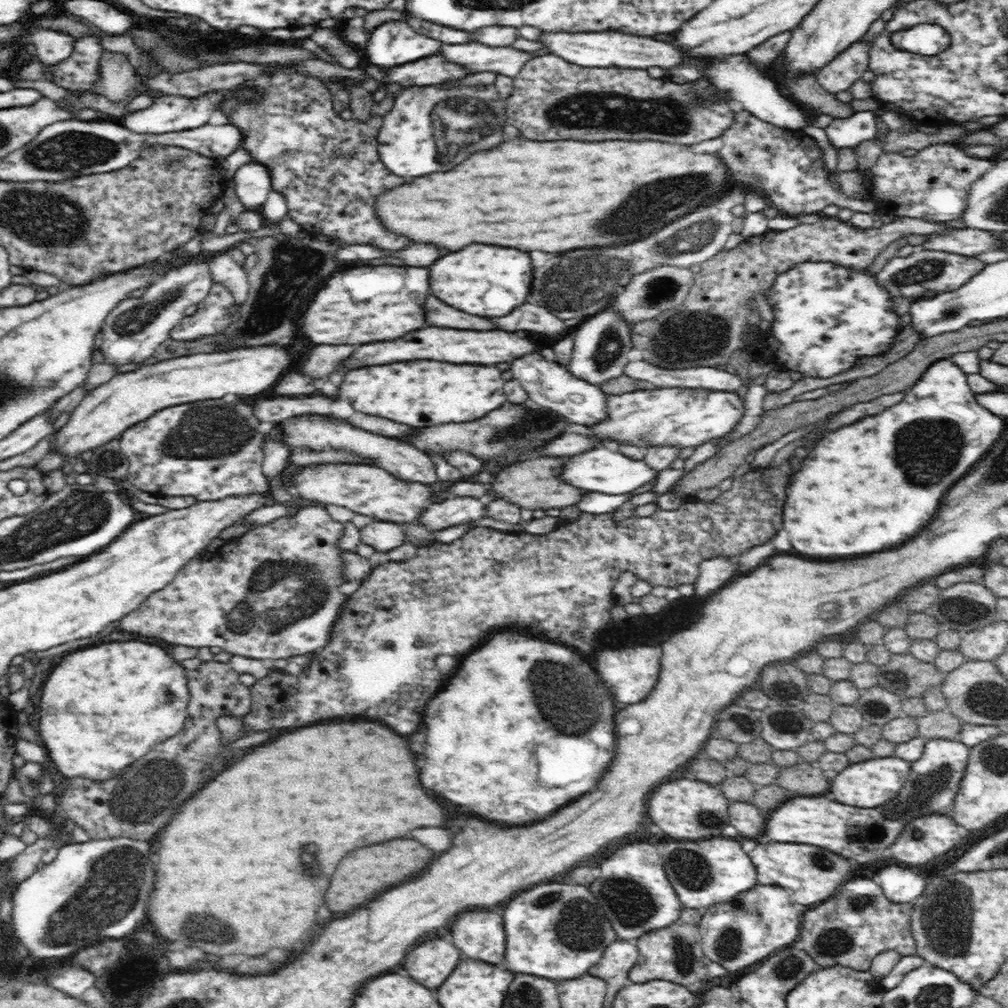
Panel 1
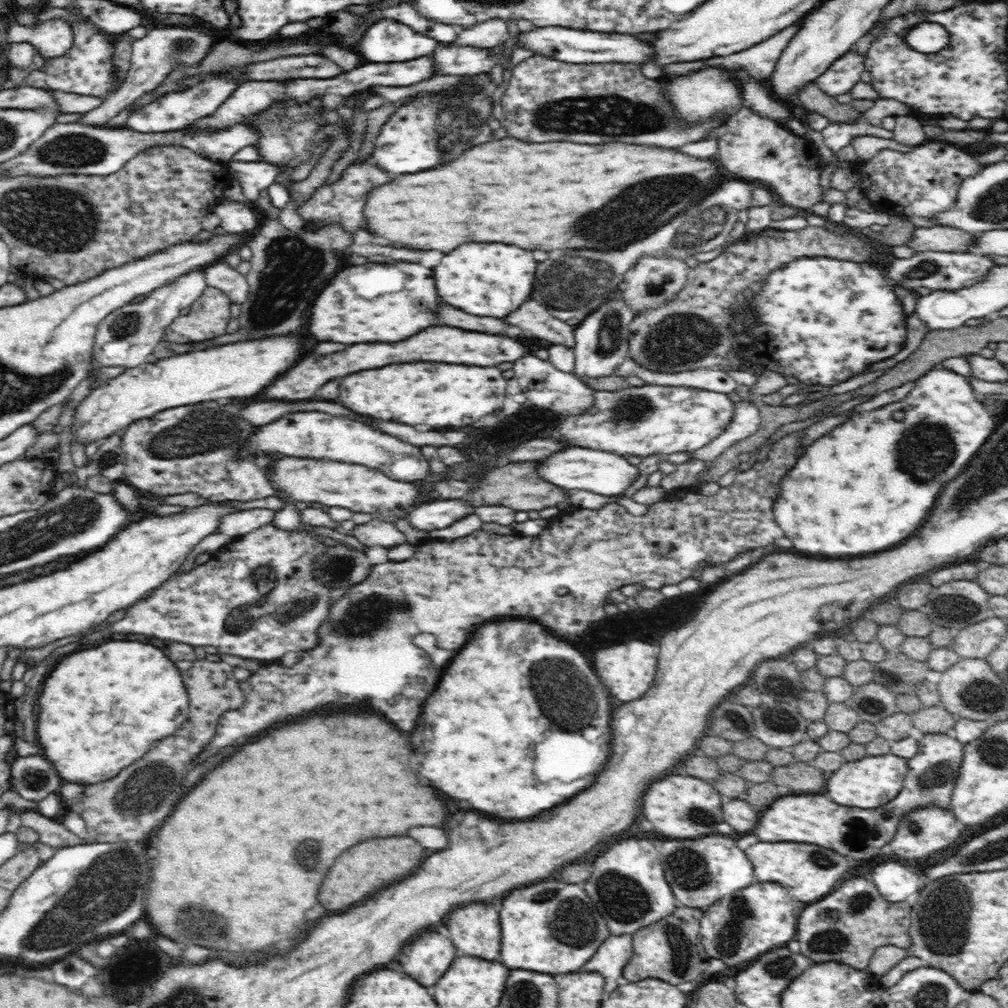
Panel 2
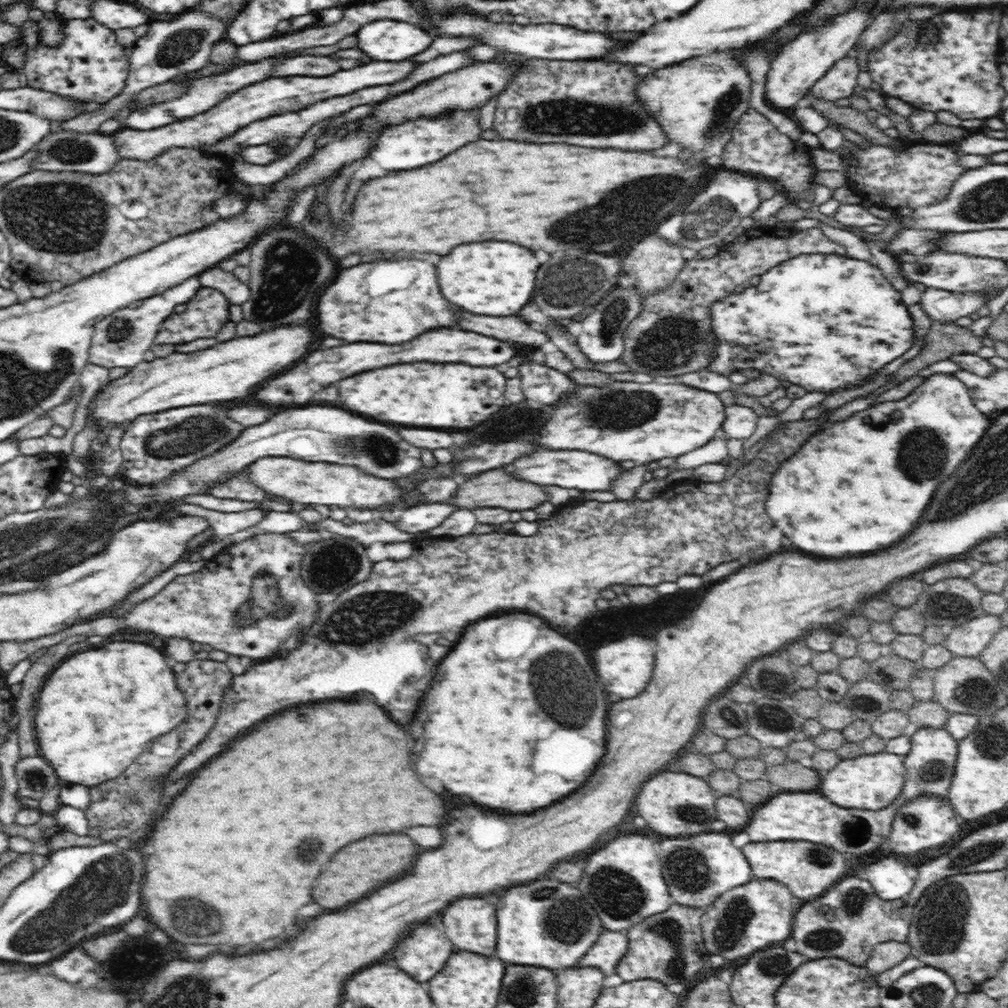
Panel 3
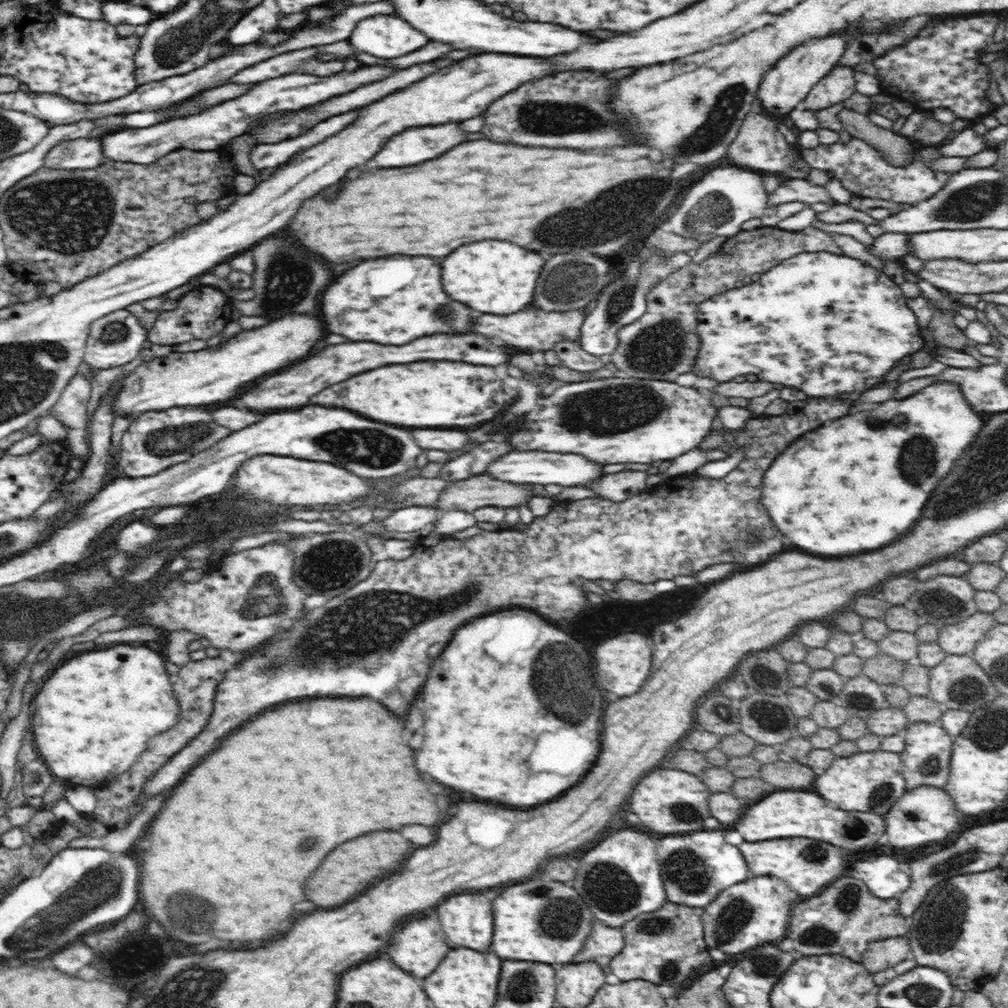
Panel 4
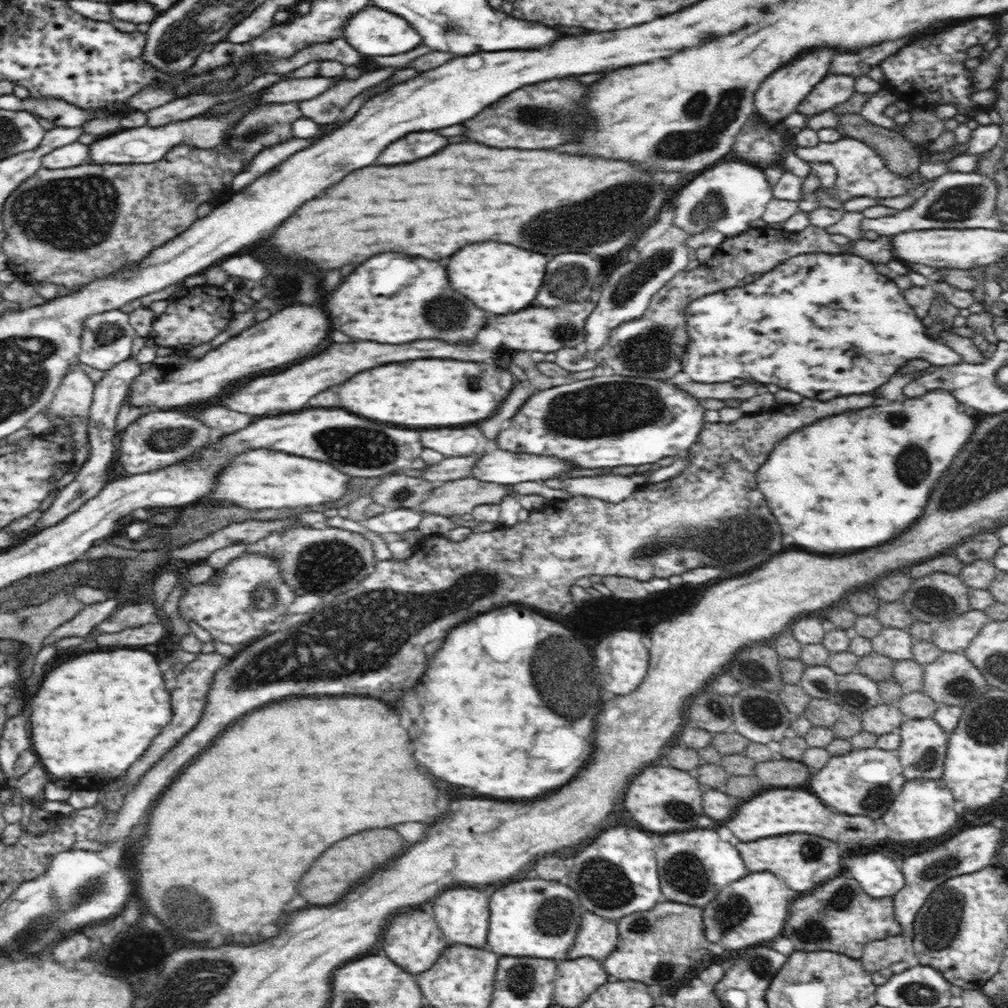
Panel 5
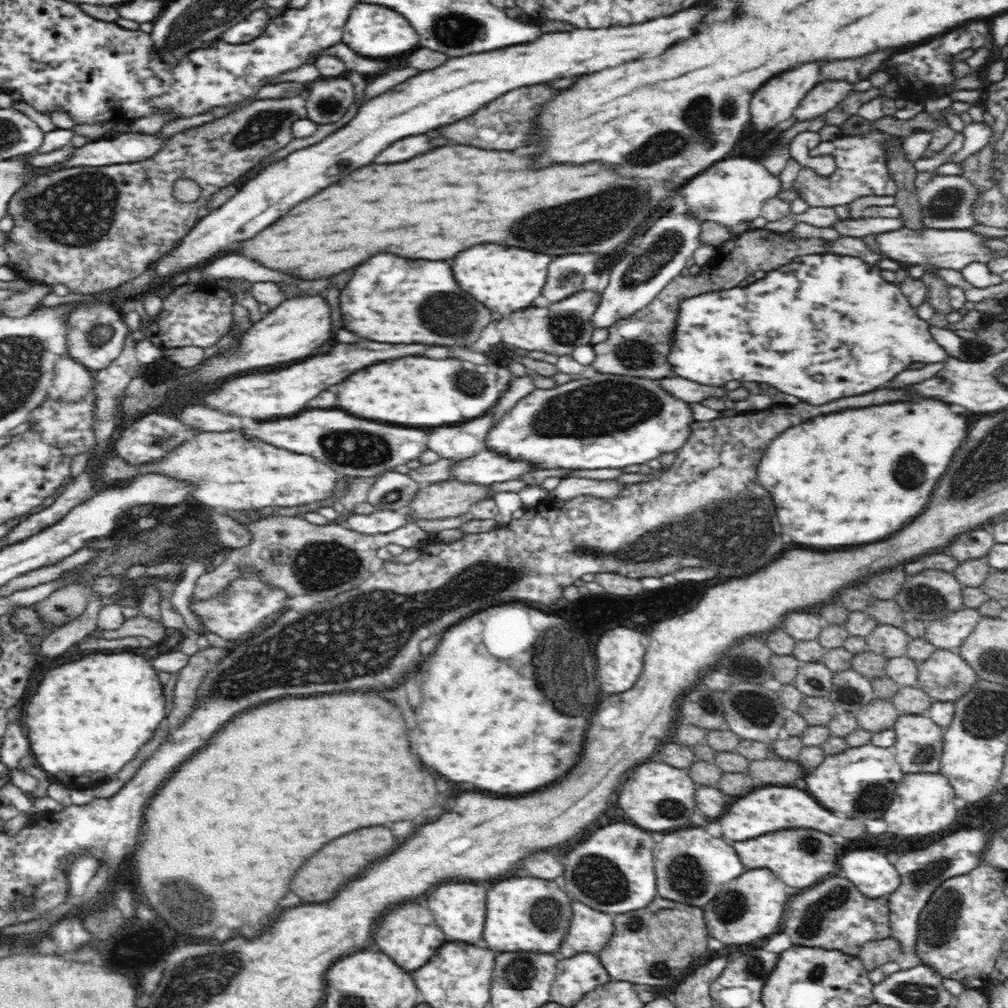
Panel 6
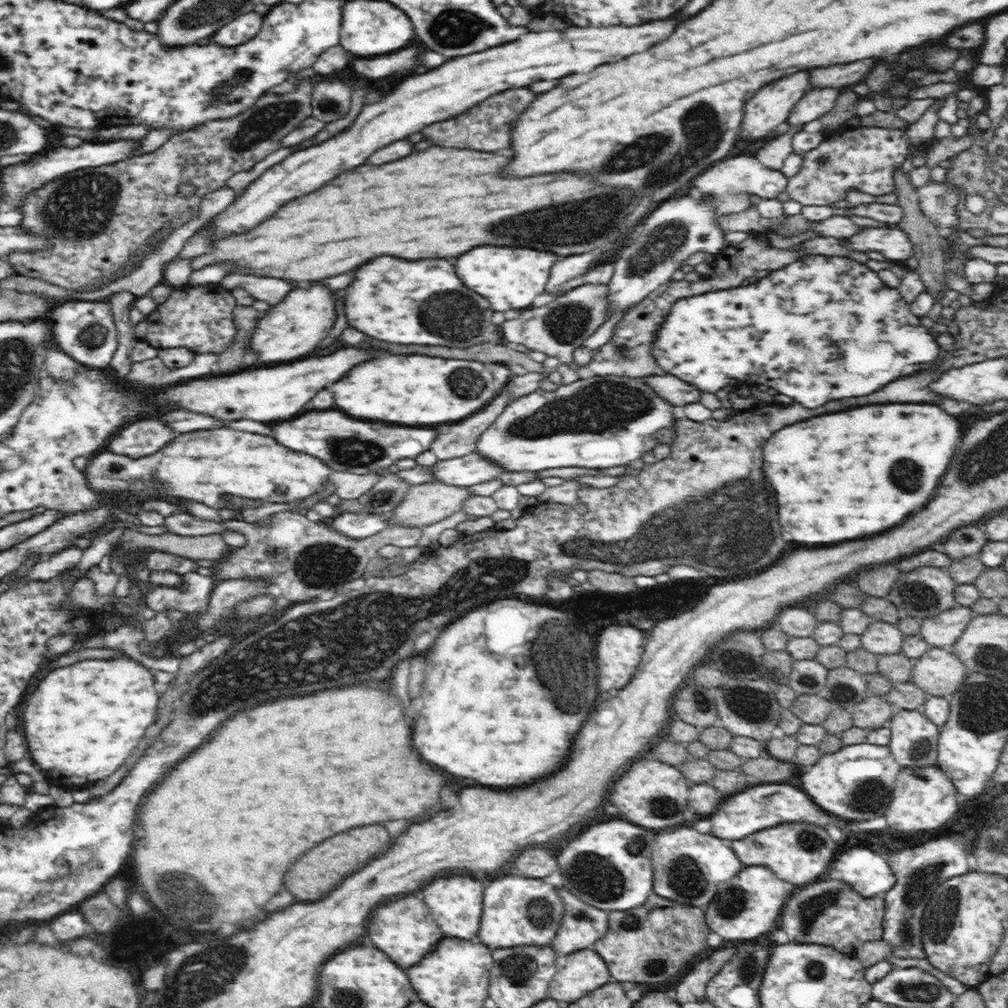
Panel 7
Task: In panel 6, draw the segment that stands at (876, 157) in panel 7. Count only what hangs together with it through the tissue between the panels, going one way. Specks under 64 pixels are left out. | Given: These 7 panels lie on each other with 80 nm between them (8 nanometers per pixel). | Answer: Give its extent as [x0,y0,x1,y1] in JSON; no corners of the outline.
[792,129,902,207]

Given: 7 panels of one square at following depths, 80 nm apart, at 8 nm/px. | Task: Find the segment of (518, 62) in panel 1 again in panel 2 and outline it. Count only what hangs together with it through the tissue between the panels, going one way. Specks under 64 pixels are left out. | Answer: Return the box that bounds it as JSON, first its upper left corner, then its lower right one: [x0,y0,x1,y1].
[434,46,500,77]

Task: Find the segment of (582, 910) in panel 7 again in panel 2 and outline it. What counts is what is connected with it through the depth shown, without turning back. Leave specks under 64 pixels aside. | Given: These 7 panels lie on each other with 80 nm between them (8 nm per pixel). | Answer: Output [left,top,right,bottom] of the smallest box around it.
[582,935,632,994]

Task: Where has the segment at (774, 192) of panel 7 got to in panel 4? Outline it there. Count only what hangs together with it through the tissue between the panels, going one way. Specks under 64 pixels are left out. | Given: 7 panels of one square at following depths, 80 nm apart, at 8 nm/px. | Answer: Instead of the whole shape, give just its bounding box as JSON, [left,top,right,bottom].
[668,166,769,240]

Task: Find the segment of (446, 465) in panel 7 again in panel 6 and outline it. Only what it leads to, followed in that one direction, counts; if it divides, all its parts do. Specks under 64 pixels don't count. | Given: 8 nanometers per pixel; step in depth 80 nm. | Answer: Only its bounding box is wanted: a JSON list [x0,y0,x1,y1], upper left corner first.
[448,449,534,485]

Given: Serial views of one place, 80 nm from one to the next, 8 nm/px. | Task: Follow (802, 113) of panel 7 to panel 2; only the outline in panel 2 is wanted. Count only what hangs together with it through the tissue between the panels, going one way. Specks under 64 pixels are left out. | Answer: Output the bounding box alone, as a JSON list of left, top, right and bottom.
[815,51,866,97]

